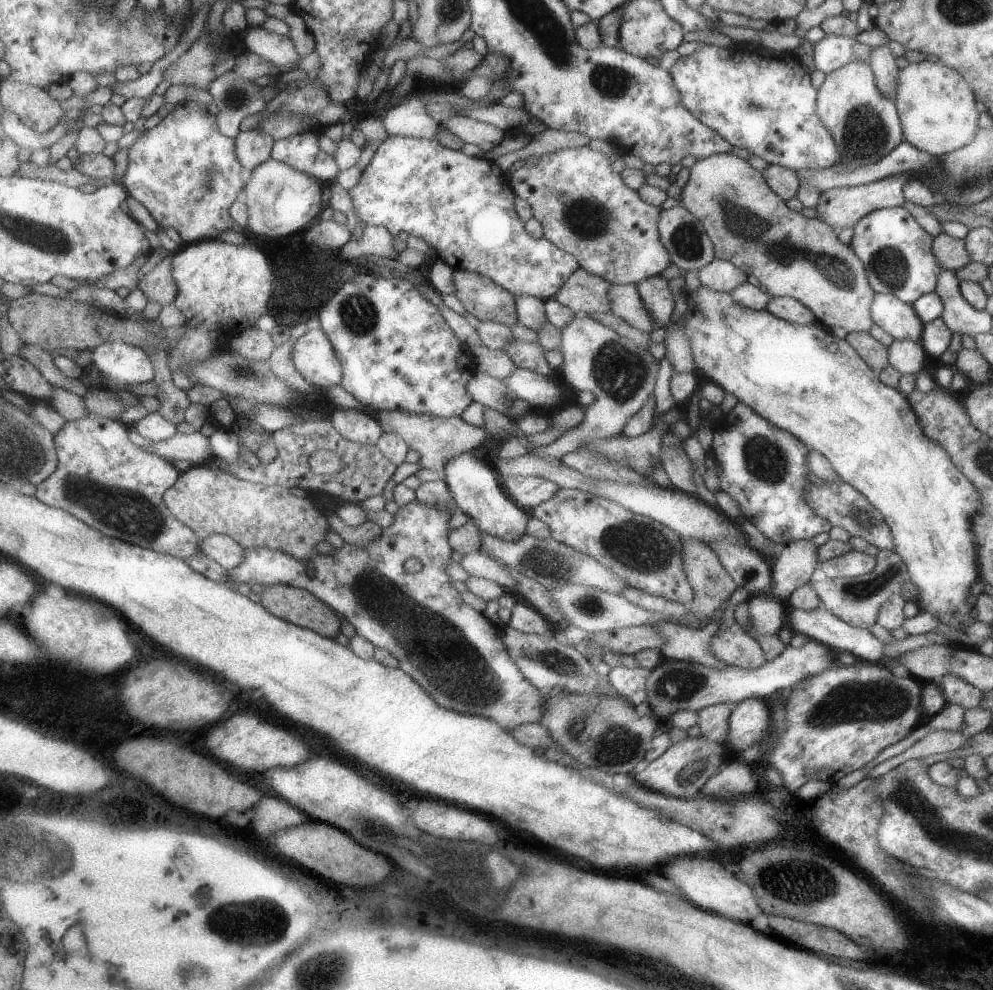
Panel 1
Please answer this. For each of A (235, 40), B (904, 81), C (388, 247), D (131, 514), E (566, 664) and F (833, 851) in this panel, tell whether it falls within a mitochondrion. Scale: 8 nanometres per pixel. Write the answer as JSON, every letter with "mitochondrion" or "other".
{"A":"other","B":"other","C":"other","D":"mitochondrion","E":"mitochondrion","F":"other"}

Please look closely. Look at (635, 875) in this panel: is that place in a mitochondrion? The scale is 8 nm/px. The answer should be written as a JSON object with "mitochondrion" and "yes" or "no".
{"mitochondrion":"no"}

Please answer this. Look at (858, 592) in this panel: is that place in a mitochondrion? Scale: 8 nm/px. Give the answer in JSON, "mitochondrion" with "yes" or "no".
{"mitochondrion":"yes"}

